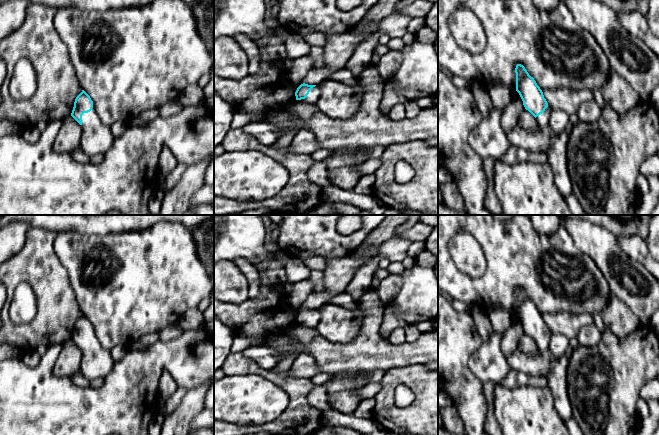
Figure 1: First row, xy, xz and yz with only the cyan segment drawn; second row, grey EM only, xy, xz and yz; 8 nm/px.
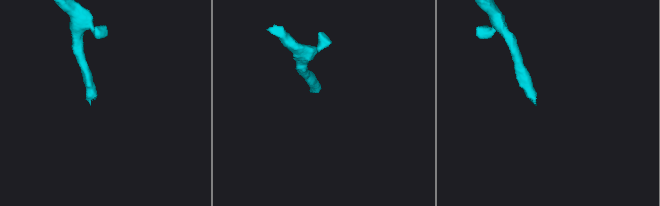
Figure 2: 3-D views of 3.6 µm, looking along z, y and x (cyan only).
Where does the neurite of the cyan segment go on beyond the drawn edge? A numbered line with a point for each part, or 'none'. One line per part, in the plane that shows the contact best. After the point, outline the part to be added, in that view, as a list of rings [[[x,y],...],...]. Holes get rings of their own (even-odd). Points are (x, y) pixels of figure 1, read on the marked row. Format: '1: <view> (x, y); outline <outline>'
1: xy (96, 138); outline [[[95,107],[90,112],[82,115],[82,133],[79,149],[89,157],[97,154],[105,154],[112,146],[115,139],[110,126],[104,125],[95,111]]]

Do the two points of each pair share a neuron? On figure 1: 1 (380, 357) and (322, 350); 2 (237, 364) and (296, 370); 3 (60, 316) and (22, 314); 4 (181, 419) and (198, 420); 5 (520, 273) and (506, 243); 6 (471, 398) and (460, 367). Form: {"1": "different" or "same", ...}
{"1": "same", "2": "different", "3": "different", "4": "different", "5": "same", "6": "same"}

